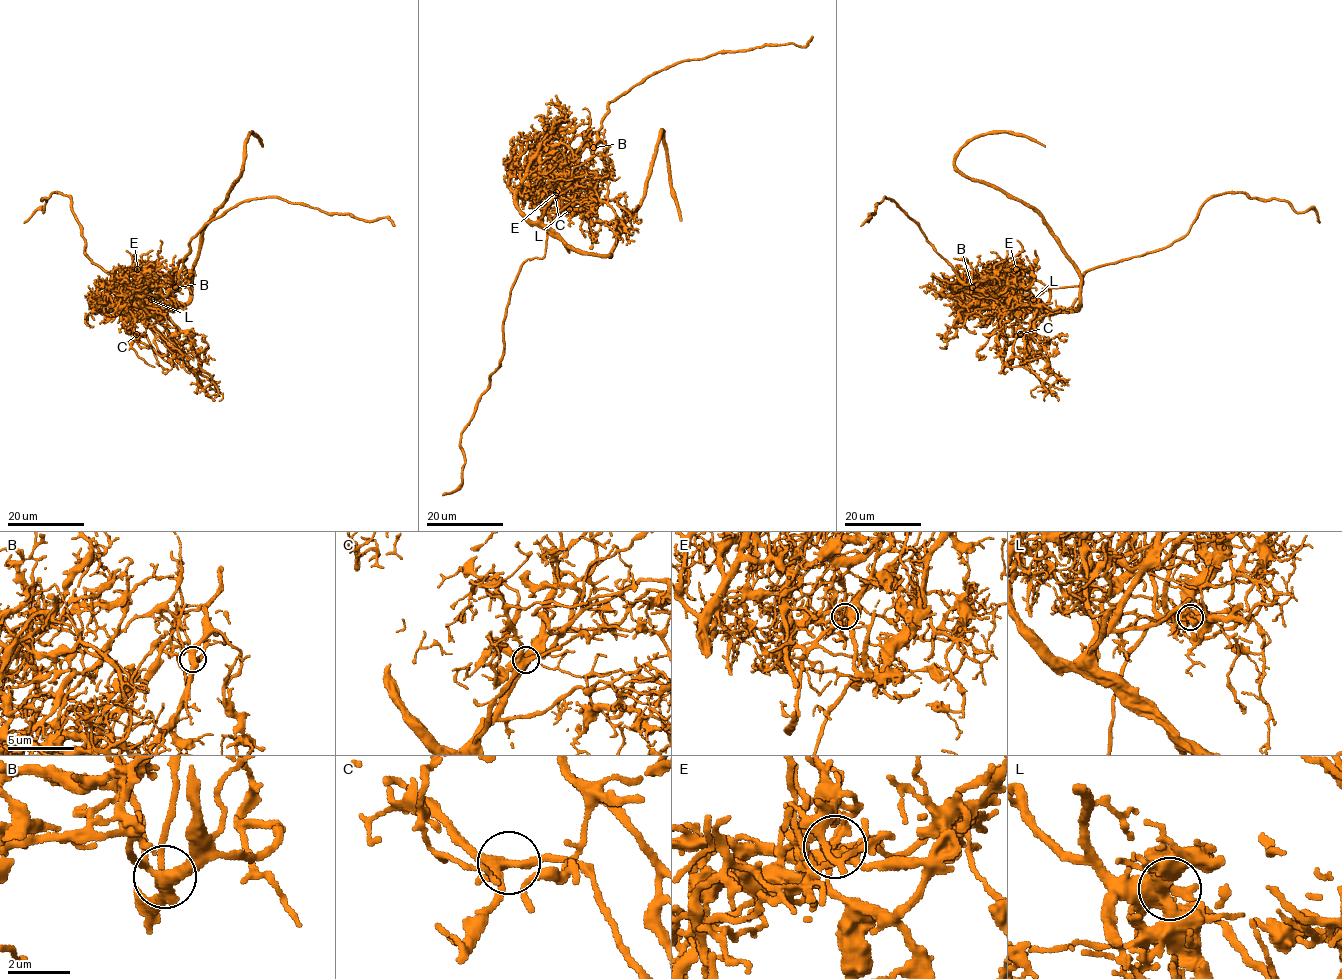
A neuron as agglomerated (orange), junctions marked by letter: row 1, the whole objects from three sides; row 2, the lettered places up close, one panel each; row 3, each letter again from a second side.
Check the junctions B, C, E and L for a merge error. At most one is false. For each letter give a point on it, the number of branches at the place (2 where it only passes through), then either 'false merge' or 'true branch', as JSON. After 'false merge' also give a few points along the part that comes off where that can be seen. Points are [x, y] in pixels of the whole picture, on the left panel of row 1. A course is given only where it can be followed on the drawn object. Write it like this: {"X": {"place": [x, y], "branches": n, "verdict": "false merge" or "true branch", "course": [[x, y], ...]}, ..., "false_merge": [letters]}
{"B": {"place": [175, 287], "branches": 5, "verdict": "true branch"}, "C": {"place": [136, 334], "branches": 4, "verdict": "true branch"}, "E": {"place": [137, 269], "branches": 5, "verdict": "false merge", "course": [[137, 270], [147, 299], [165, 296], [189, 242], [230, 209], [265, 197], [395, 225]]}, "L": {"place": [151, 299], "branches": 4, "verdict": "true branch"}, "false_merge": ["E"]}

